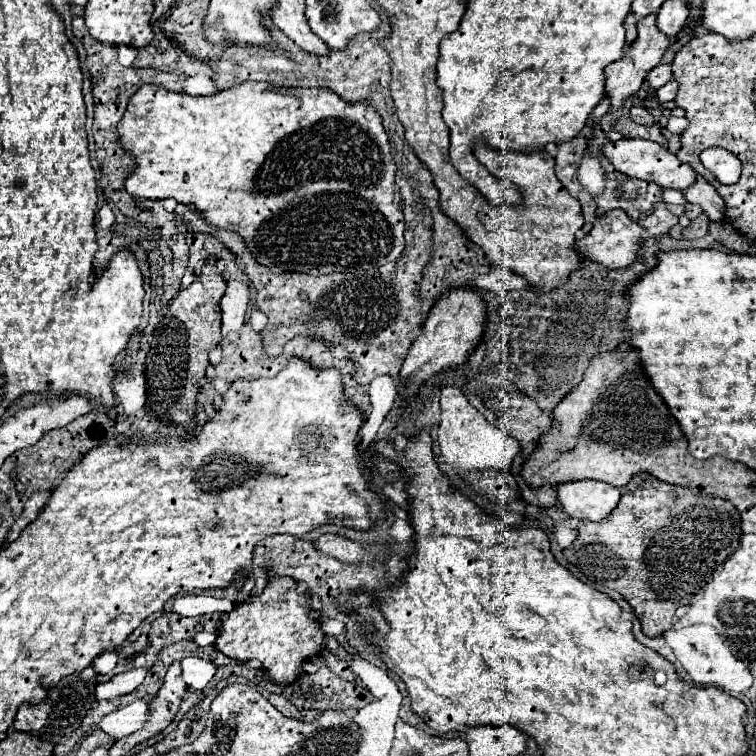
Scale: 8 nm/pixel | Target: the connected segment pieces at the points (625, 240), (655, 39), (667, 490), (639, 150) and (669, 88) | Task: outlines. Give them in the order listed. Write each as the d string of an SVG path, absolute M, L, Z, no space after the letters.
M611 210L611 212L597 218L591 232L583 240L577 242L577 250L583 256L587 256L603 266L625 268L625 266L631 266L635 262L635 258L643 246L643 236L645 236L645 228L639 226L637 222L633 222L633 218L627 212Z
M649 14L649 18L643 18L639 20L637 24L637 38L635 42L631 44L631 48L623 54L621 60L609 64L605 68L605 96L609 98L611 102L611 112L619 112L623 106L625 106L625 100L631 98L643 84L647 72L651 72L655 66L659 66L661 62L661 56L665 54L665 50L669 48L671 40L665 38L665 34L661 34L655 26L655 14Z
M635 474L607 520L581 520L577 530L579 534L575 542L563 550L567 562L581 572L589 586L597 590L617 590L635 610L645 636L657 638L673 626L675 610L687 604L687 600L709 582L711 574L723 564L723 560L735 552L741 538L741 516L727 500L699 496L689 488L665 484L651 474Z
M625 138L619 142L609 142L603 146L603 154L609 158L609 162L615 166L615 170L631 176L631 178L639 178L639 180L647 180L647 182L655 182L661 188L675 188L675 190L685 190L689 186L695 184L697 174L695 170L681 162L675 154L671 154L667 148L663 148L657 142L651 140L643 140L643 138Z
M671 80L671 82L667 82L665 86L661 86L661 88L657 90L657 98L659 98L659 102L669 102L669 100L673 100L675 94L677 94L677 88L679 88L677 80Z

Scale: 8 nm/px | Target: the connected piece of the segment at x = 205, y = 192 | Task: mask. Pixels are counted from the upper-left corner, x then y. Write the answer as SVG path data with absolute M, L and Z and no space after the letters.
M243 82L239 86L219 90L209 96L187 96L179 92L165 90L163 86L145 84L129 100L125 116L117 124L117 138L121 148L135 158L133 172L125 178L125 190L131 196L163 200L173 198L179 204L189 206L201 218L215 228L237 232L247 248L253 252L255 260L265 266L275 266L285 272L307 272L307 274L331 274L331 272L349 272L349 270L369 270L373 266L383 266L401 256L405 240L405 222L403 222L403 202L399 188L395 186L395 164L391 156L389 138L381 126L379 114L365 106L363 102L347 104L337 98L331 90L325 88L273 88L267 82Z

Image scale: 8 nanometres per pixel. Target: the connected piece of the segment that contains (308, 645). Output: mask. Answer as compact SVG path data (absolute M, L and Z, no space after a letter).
M285 576L273 578L261 596L255 596L255 598L249 598L249 600L237 604L237 610L233 610L219 628L219 636L215 642L217 650L233 660L251 660L251 658L259 660L275 684L287 686L287 684L295 682L299 678L299 674L303 672L301 670L303 662L309 658L315 658L325 648L325 632L321 630L321 618L313 616L315 610L309 604L311 596L309 596L309 592L297 592L297 590L299 590L299 586L293 578L285 578Z

